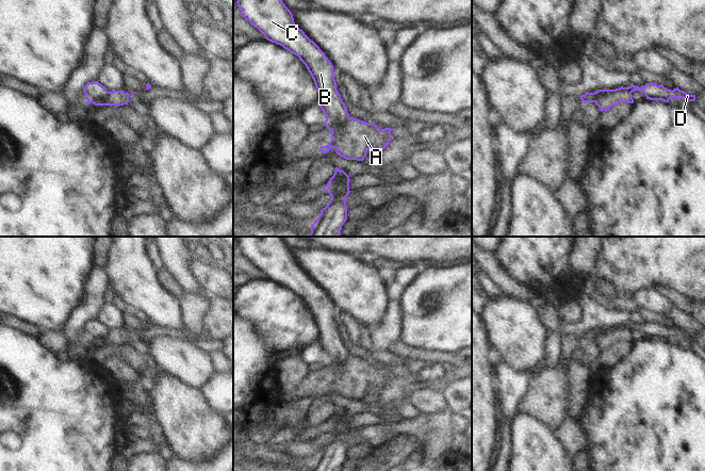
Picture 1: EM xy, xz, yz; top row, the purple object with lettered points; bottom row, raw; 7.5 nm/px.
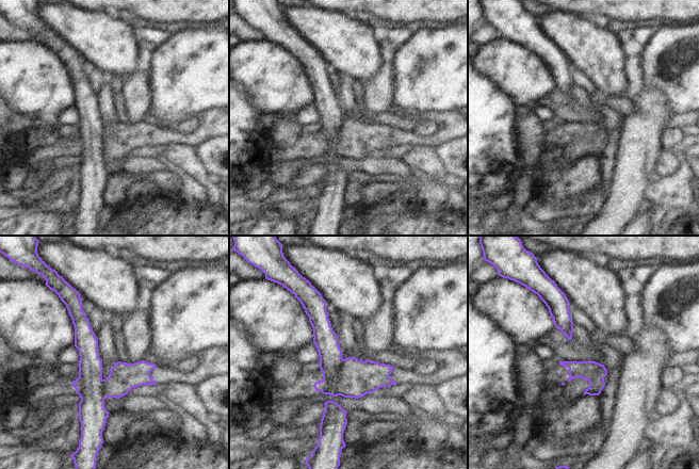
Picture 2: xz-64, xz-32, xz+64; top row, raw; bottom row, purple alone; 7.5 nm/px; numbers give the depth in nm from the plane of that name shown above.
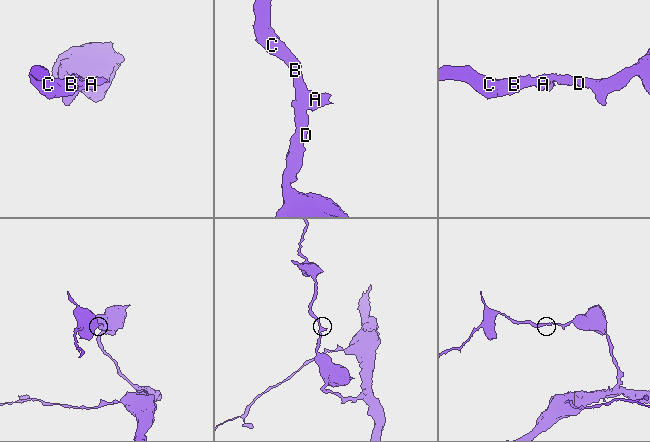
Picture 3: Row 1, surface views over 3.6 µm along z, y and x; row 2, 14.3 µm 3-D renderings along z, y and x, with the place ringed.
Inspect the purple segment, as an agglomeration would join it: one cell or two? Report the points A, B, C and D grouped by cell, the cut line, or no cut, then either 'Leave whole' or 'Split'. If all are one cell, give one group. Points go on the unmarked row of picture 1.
Groups: A / B C D. Split along xy (109, 330), (101, 339), (87, 339). Split.

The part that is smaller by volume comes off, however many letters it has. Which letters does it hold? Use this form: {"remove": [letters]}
{"remove": ["A"]}

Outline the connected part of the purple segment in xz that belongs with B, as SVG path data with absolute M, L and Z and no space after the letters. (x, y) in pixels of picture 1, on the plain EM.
M237 237L236 242L241 255L267 279L282 285L306 304L319 334L317 343L324 351L324 362L331 372L337 372L349 353L337 328L332 302L295 263L292 250L281 237Z

